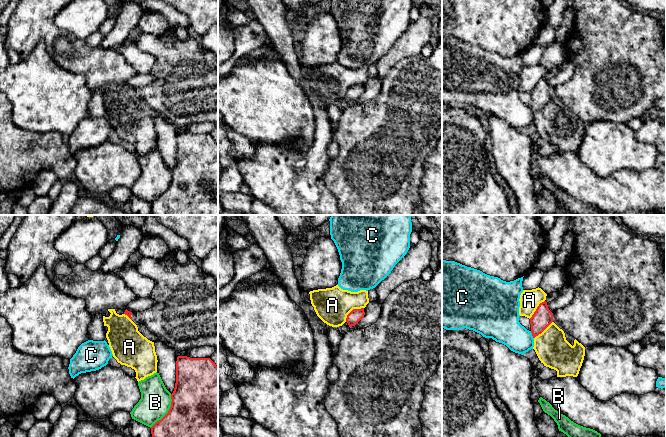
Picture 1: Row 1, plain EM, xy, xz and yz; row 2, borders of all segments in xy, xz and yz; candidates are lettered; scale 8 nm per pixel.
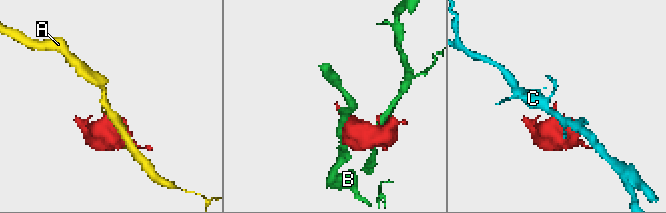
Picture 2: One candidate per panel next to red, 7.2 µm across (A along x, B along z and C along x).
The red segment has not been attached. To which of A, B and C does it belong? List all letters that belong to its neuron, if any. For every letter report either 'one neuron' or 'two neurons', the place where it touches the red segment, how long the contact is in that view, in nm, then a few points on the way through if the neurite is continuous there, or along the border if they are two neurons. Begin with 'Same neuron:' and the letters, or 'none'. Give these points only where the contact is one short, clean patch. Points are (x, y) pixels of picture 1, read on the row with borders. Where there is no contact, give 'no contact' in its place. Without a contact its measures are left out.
Same neuron: none
A: two neurons; meets red in xz at (352, 310); contact 190 nm long
B: two neurons; meets red in xy at (168, 412); contact 320 nm long
C: two neurons; meets red in yz at (532, 335); contact 70 nm long; border along yz (530, 331), (533, 338)

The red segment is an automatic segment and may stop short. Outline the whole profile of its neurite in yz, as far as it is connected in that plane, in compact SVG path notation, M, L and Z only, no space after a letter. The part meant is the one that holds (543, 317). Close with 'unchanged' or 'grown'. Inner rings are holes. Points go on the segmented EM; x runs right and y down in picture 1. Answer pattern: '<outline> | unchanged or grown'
M560 292L547 294L546 300L539 304L530 318L531 333L533 338L541 334L552 322L553 313L548 308L548 303L558 298Z | grown

